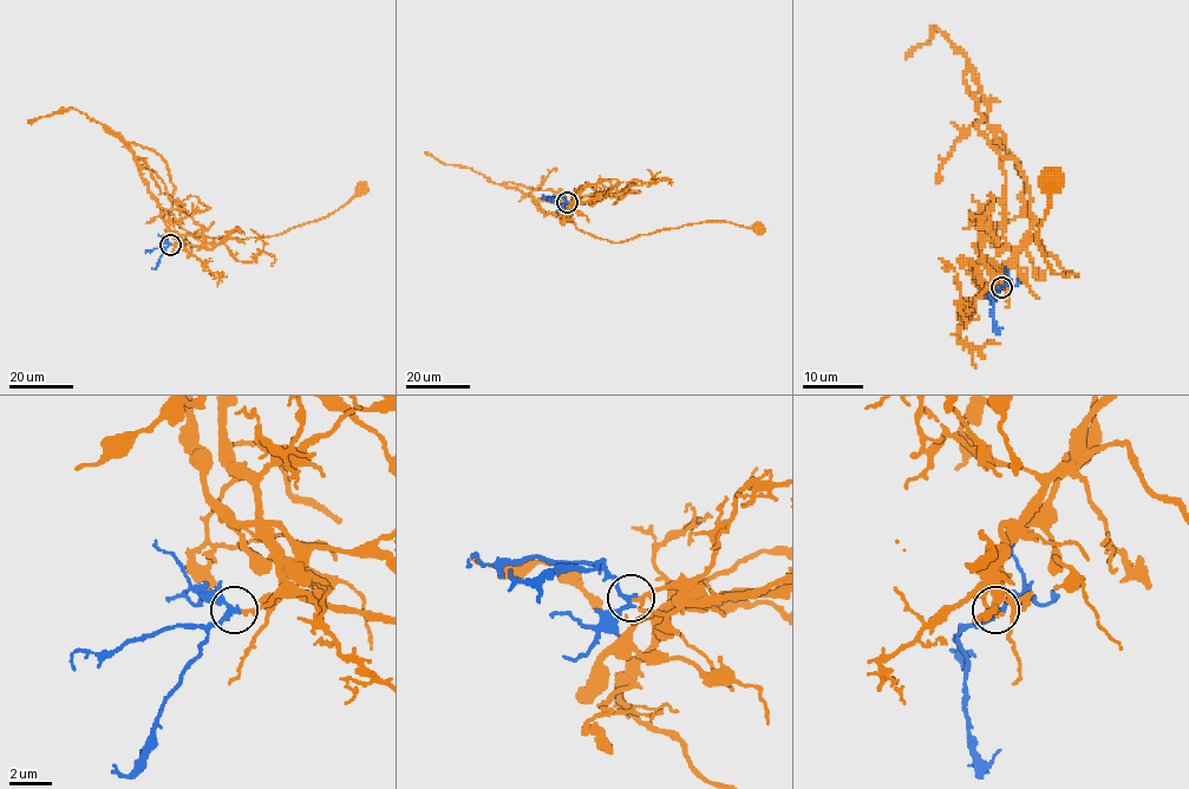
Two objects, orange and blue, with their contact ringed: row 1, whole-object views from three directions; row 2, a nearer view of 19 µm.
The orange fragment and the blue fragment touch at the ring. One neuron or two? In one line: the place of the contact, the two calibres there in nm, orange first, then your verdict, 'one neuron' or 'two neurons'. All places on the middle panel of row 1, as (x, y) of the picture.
(567, 202) | 200/240 nm | one neuron

